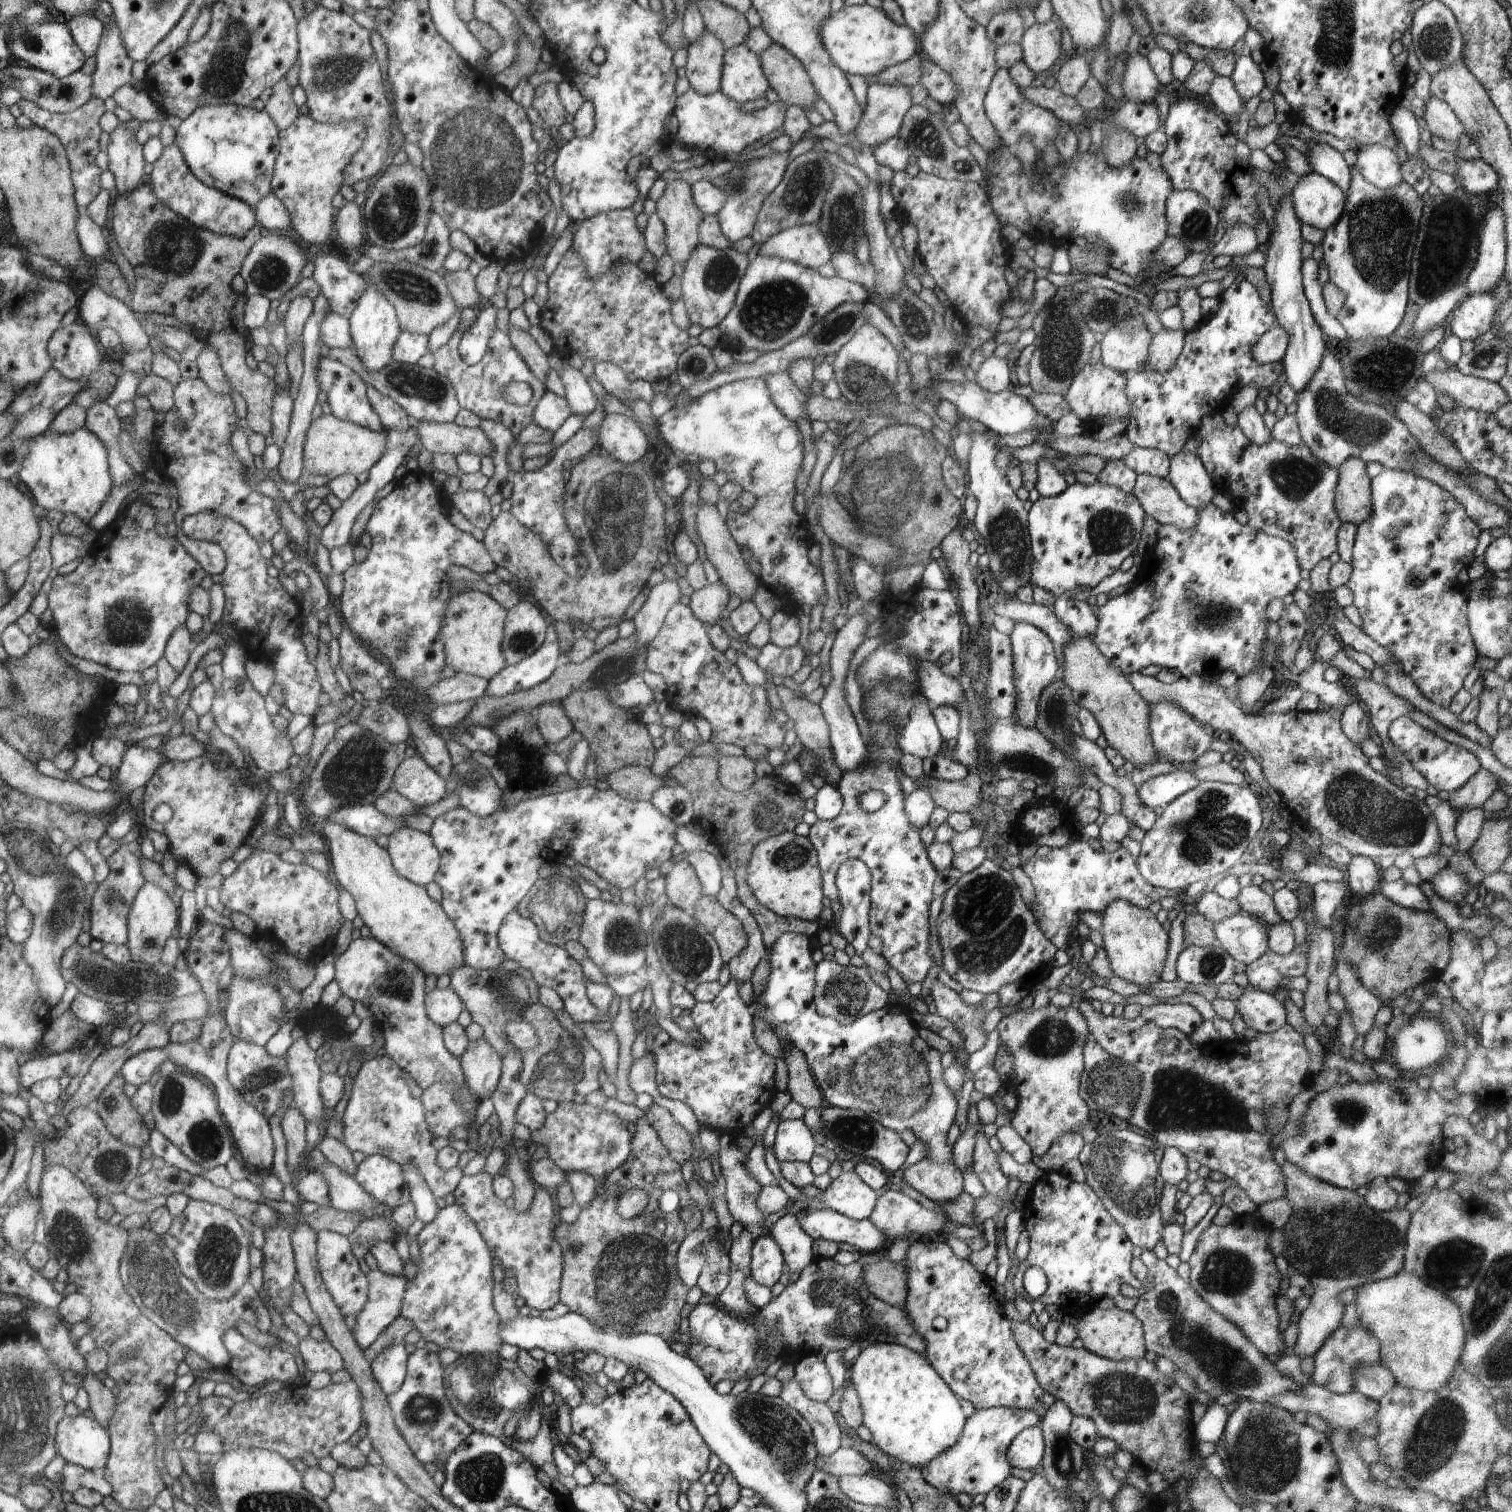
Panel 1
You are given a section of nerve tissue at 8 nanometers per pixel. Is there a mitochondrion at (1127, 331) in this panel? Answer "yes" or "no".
yes

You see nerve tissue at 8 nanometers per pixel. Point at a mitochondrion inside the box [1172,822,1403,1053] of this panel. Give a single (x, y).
(1211, 964)

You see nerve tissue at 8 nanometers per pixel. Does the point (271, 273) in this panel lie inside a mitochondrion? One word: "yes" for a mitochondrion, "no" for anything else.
yes

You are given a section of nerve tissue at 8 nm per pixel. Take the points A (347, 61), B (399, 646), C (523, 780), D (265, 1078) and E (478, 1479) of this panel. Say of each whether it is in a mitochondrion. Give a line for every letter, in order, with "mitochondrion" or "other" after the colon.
A: mitochondrion
B: mitochondrion
C: other
D: mitochondrion
E: mitochondrion

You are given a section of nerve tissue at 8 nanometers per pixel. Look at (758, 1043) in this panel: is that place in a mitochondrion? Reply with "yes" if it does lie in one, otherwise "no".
no

